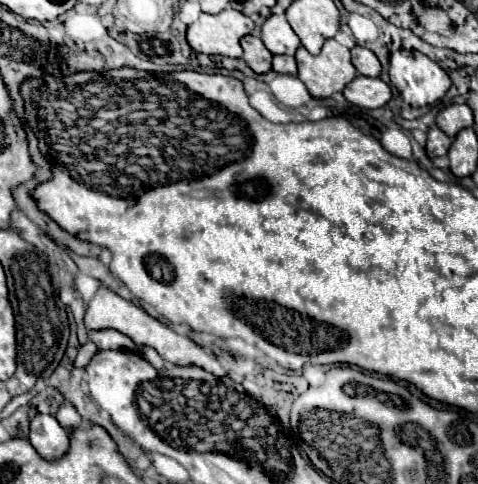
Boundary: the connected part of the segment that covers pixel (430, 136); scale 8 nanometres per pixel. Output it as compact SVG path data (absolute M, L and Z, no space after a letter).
M431 127L427 131L427 155L433 159L433 157L441 157L441 155L447 155L449 151L449 145L451 145L451 139L439 129L439 127Z

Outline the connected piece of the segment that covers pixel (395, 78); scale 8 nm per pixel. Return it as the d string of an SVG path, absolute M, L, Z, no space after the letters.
M399 49L391 53L391 83L411 107L425 107L441 99L451 87L449 75L427 55Z

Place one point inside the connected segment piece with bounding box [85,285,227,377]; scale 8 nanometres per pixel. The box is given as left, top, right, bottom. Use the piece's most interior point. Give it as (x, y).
(107, 310)

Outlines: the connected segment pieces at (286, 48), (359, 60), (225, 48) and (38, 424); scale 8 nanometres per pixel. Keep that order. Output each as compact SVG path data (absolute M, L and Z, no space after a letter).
M271 15L265 21L261 41L275 55L295 55L297 47L301 45L299 37L293 33L291 25L281 15Z
M355 45L351 49L351 59L353 59L353 65L355 69L359 71L359 75L365 75L365 77L377 77L381 73L381 63L379 59L365 47L359 47Z
M225 9L217 15L201 13L199 19L187 27L187 41L199 53L243 57L239 41L249 35L253 27L253 21L235 9Z
M37 415L31 421L29 443L47 461L55 461L69 451L69 435L51 415Z

